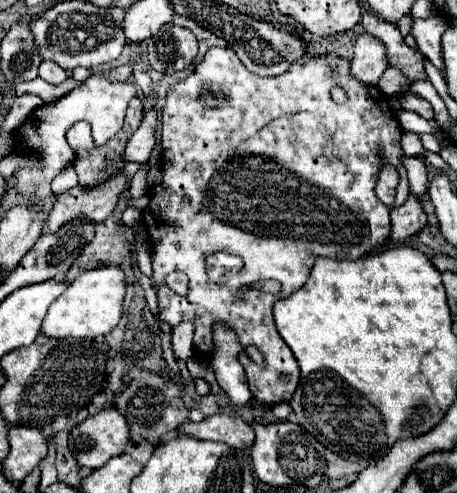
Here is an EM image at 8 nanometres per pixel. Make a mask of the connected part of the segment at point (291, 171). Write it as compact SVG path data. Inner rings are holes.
M212 47L190 77L170 87L162 107L160 143L164 147L164 155L160 165L164 179L148 189L150 203L142 211L142 223L148 231L152 247L152 279L158 287L158 319L170 327L176 327L182 321L194 321L194 355L206 361L212 359L214 351L214 325L222 323L224 327L232 329L238 335L240 345L256 345L266 359L266 365L260 367L254 365L244 351L238 355L238 361L242 363L250 383L252 400L262 403L264 407L290 401L298 387L300 369L292 351L288 351L288 345L276 331L272 303L278 297L288 297L306 283L316 253L318 257L358 259L376 247L376 243L372 243L368 215L364 215L364 207L360 207L360 195L372 195L380 165L392 163L400 173L394 207L406 201L410 189L402 165L402 133L404 131L394 115L390 99L378 87L352 79L350 61L338 53L306 53L292 63L284 75L258 77L242 65L234 49ZM330 67L336 67L338 73L332 75ZM334 85L340 85L346 91L348 101L344 105L338 105L330 99L330 89ZM304 175L320 175L320 179L304 179ZM184 195L190 195L188 203L182 201ZM218 251L238 255L244 261L242 269L236 275L226 275L220 269L218 275L210 263L210 255ZM172 271L184 271L188 275L190 287L184 297L176 295L164 285L164 277ZM264 279L280 281L280 293L270 295L254 289L244 301L234 301L238 287ZM280 373L288 375L288 379L280 379Z

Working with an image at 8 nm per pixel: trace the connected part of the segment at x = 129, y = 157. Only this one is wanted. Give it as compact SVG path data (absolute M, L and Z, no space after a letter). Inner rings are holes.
M148 103L142 125L132 135L132 139L128 141L128 145L124 149L124 155L122 155L124 163L140 163L142 165L150 159L150 151L154 147L154 137L152 137L154 131L156 131L156 111Z

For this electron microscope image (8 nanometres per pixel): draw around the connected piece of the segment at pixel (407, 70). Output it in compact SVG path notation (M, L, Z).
M366 9L362 15L362 25L364 25L364 31L368 31L370 35L384 41L384 45L388 49L386 53L388 53L390 65L400 67L402 73L410 81L422 79L426 75L424 73L423 55L420 55L420 51L410 49L404 43L404 37L400 35L400 31L394 23L384 23L384 19L380 19L372 9Z

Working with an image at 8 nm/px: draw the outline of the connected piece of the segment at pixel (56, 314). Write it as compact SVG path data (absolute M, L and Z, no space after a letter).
M114 265L84 271L50 305L50 311L42 323L42 335L48 335L50 339L64 339L68 335L76 335L76 339L96 339L108 335L122 317L122 301L126 293L124 285L126 277Z

